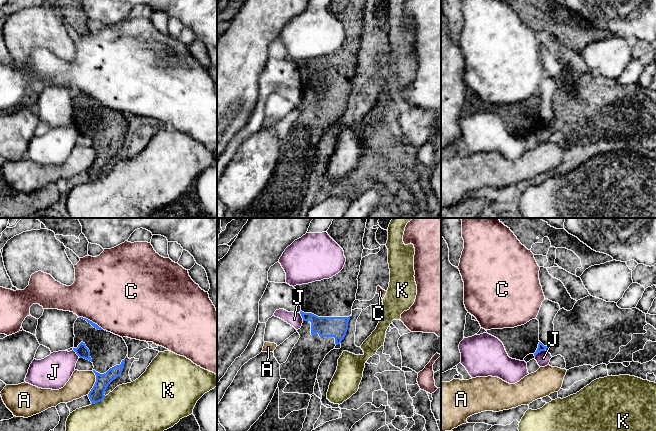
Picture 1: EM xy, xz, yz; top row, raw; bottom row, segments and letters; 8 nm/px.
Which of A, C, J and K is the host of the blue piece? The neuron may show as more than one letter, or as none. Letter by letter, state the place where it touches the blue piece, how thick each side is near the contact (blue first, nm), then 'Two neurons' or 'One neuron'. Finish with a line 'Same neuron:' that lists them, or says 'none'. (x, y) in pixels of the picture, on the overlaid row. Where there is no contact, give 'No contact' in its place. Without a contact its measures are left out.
A: Touches blue at xy (95, 383). Thickness 120 nm (blue) against 190 nm. Two neurons
C: Touches blue at xy (91, 321). Thickness 40 nm (blue) against 500 nm. Two neurons
J: Touches blue at yz (540, 351). Thickness 60 nm (blue) against 110 nm. Two neurons
K: Touches blue at xy (98, 401). Thickness 120 nm (blue) against 380 nm. Two neurons
Same neuron: none

